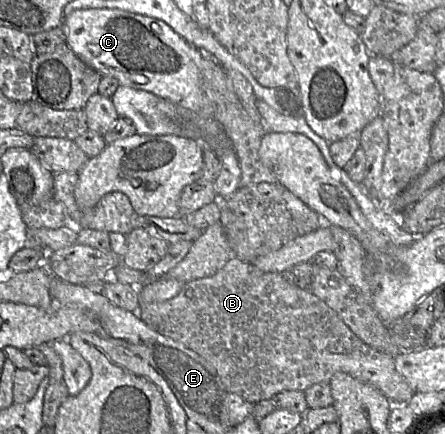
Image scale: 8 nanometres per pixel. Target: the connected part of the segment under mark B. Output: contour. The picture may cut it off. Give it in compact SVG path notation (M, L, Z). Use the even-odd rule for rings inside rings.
M232 257L225 267L213 276L184 283L180 293L170 300L155 303L140 301L137 314L156 332L170 337L198 353L215 368L227 393L235 393L253 405L263 400L273 399L278 393L284 390L305 391L314 384L329 382L332 376L338 372L347 373L361 382L374 387L392 403L392 406L407 405L414 395L413 389L402 375L397 372L394 364L394 356L380 352L364 343L325 302L315 296L310 290L303 290L289 284L281 273L261 271L252 263L242 261L237 257Z

